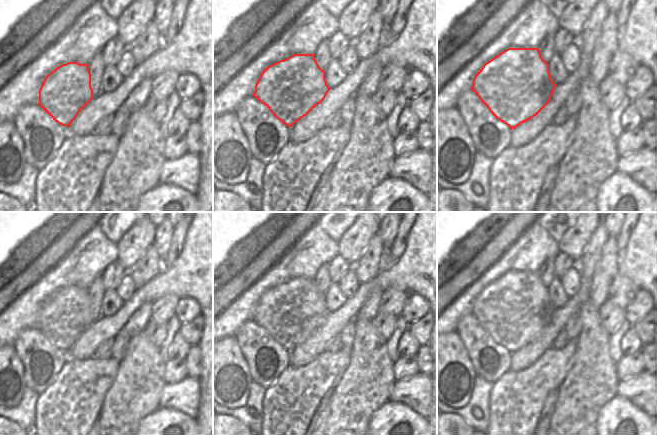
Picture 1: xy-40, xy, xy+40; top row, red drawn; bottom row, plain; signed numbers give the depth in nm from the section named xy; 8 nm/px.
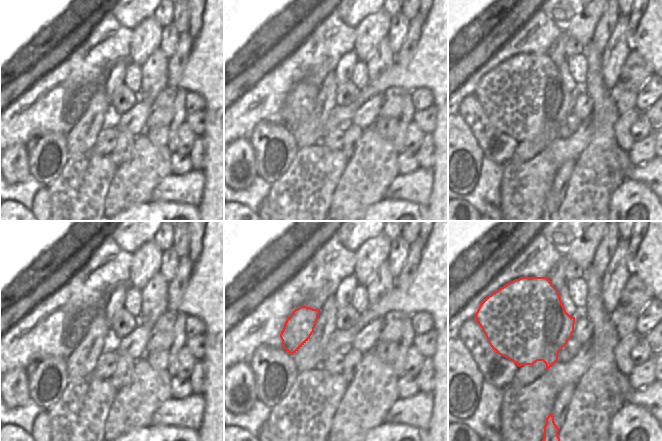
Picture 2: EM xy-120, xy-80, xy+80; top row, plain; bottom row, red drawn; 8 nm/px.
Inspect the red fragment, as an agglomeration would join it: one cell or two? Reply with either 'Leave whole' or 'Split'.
Split.

